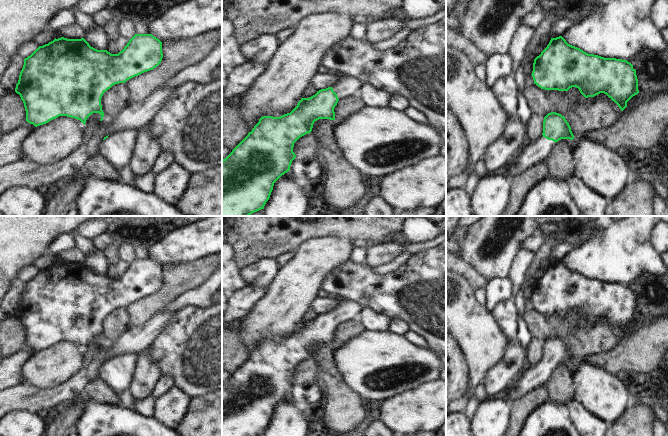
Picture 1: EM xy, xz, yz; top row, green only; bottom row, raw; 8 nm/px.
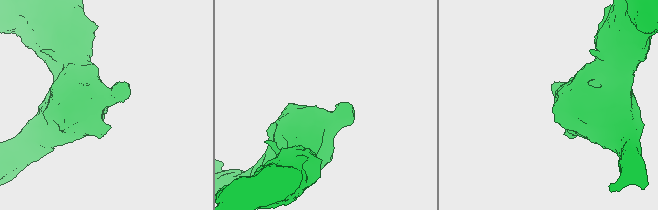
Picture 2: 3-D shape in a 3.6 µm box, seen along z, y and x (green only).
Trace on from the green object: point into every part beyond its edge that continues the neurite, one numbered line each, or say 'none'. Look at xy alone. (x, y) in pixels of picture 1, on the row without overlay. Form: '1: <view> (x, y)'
1: xy (117, 373)

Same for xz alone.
1: xz (346, 309)

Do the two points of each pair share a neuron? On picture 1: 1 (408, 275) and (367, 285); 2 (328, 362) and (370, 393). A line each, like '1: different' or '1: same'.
1: same
2: different

